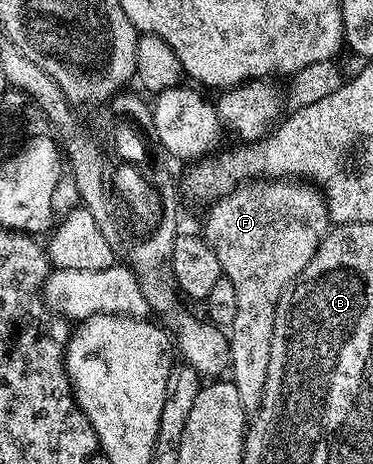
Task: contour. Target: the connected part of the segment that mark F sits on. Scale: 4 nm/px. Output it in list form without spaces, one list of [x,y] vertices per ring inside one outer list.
[[[250,179],[231,189],[225,197],[219,197],[207,209],[210,210],[206,213],[206,222],[203,223],[202,229],[200,228],[201,236],[205,237],[206,242],[212,247],[212,251],[216,251],[216,259],[220,259],[222,276],[232,283],[232,287],[236,287],[236,319],[232,319],[232,323],[228,326],[228,377],[233,381],[236,391],[240,395],[240,403],[244,403],[247,414],[253,415],[264,395],[264,382],[268,380],[268,354],[272,351],[272,327],[276,323],[276,303],[280,303],[280,295],[298,278],[300,271],[304,271],[304,267],[308,267],[308,259],[312,259],[312,255],[316,255],[320,243],[330,232],[332,228],[330,212],[322,190],[305,179]]]

